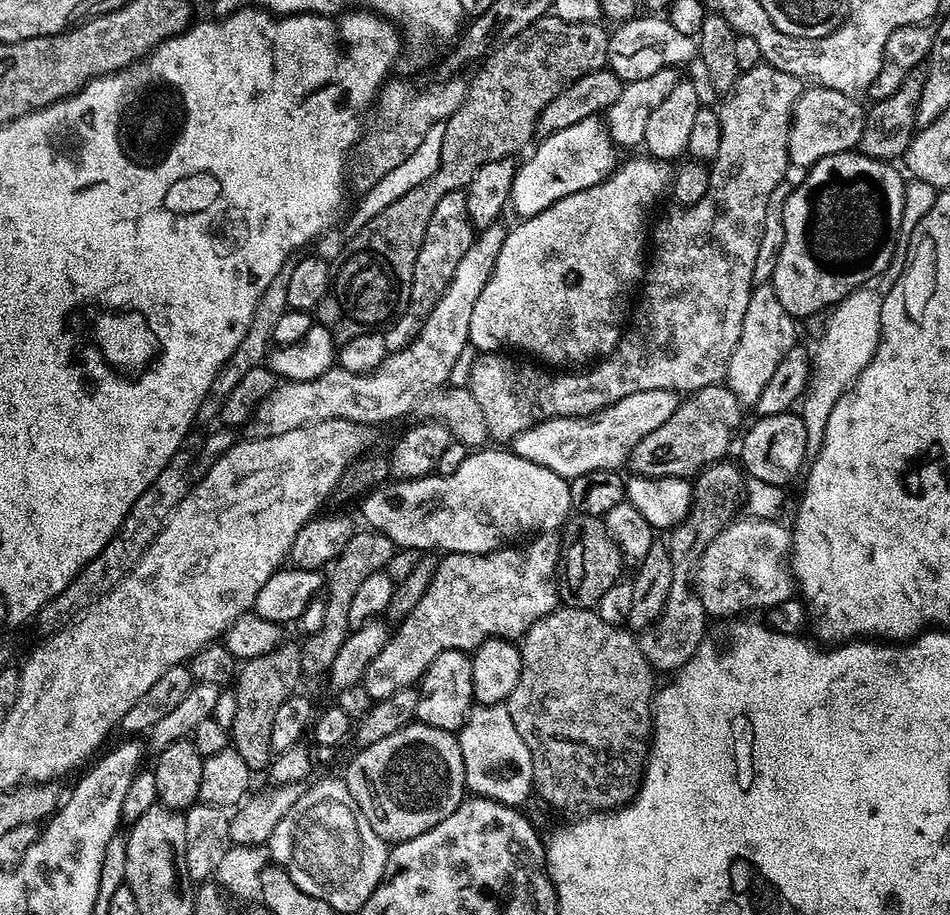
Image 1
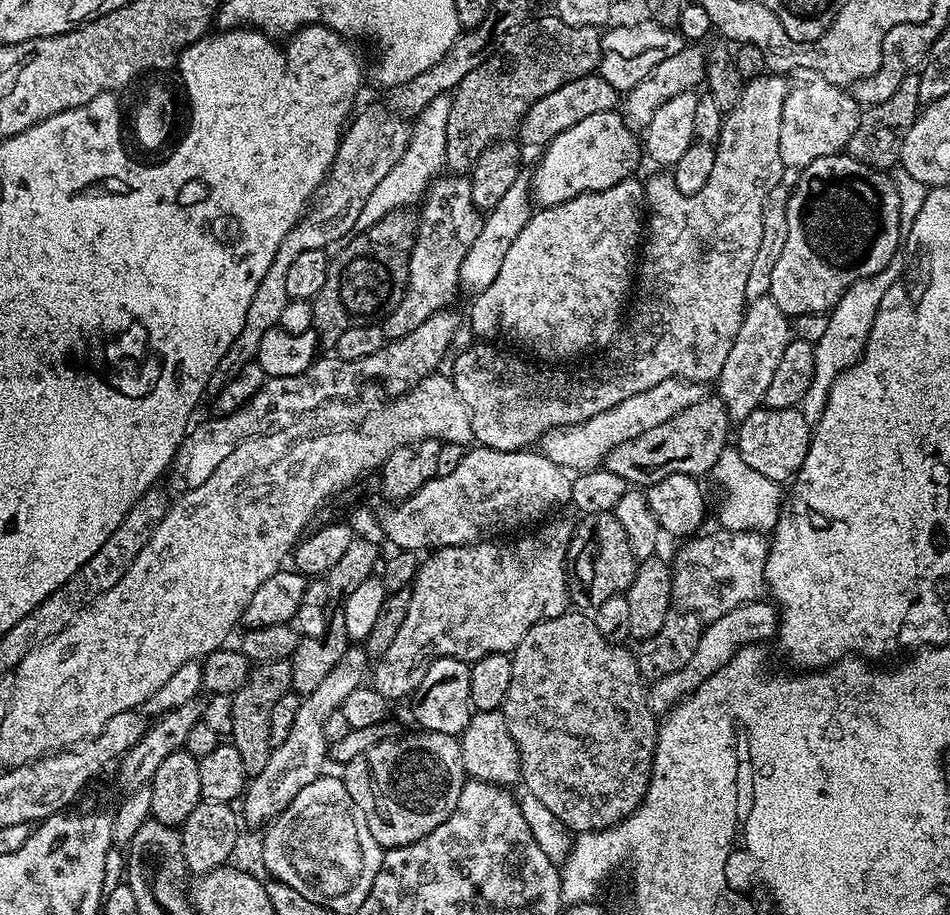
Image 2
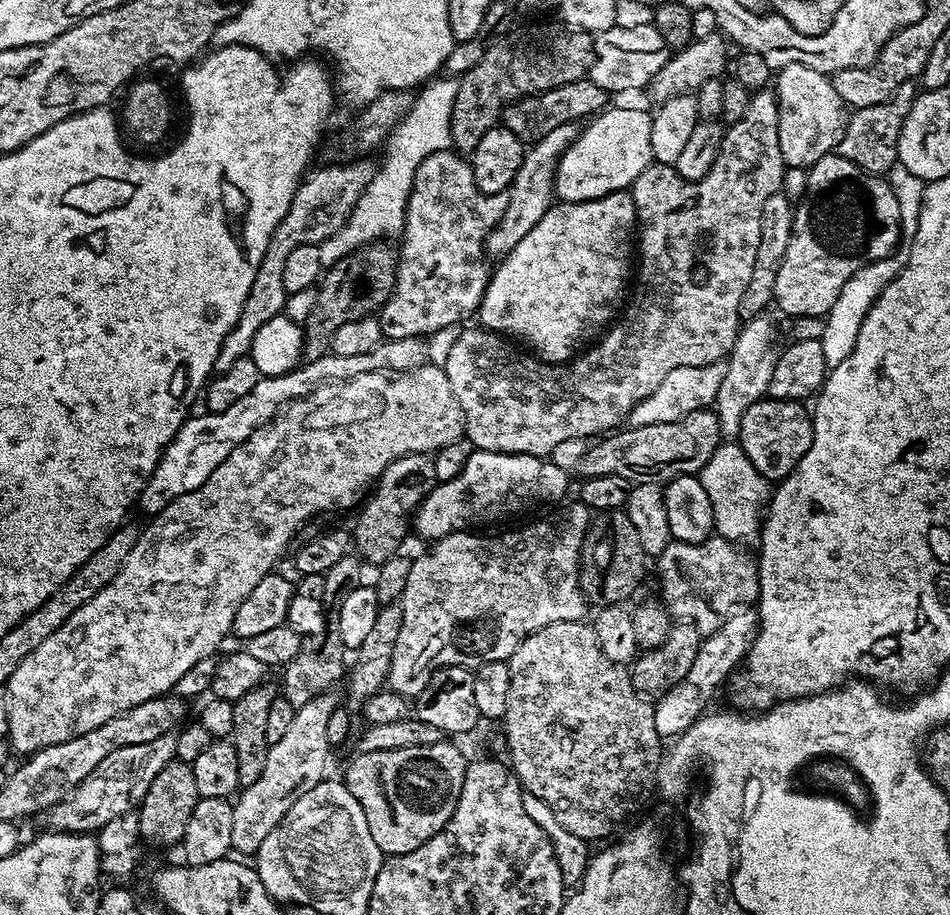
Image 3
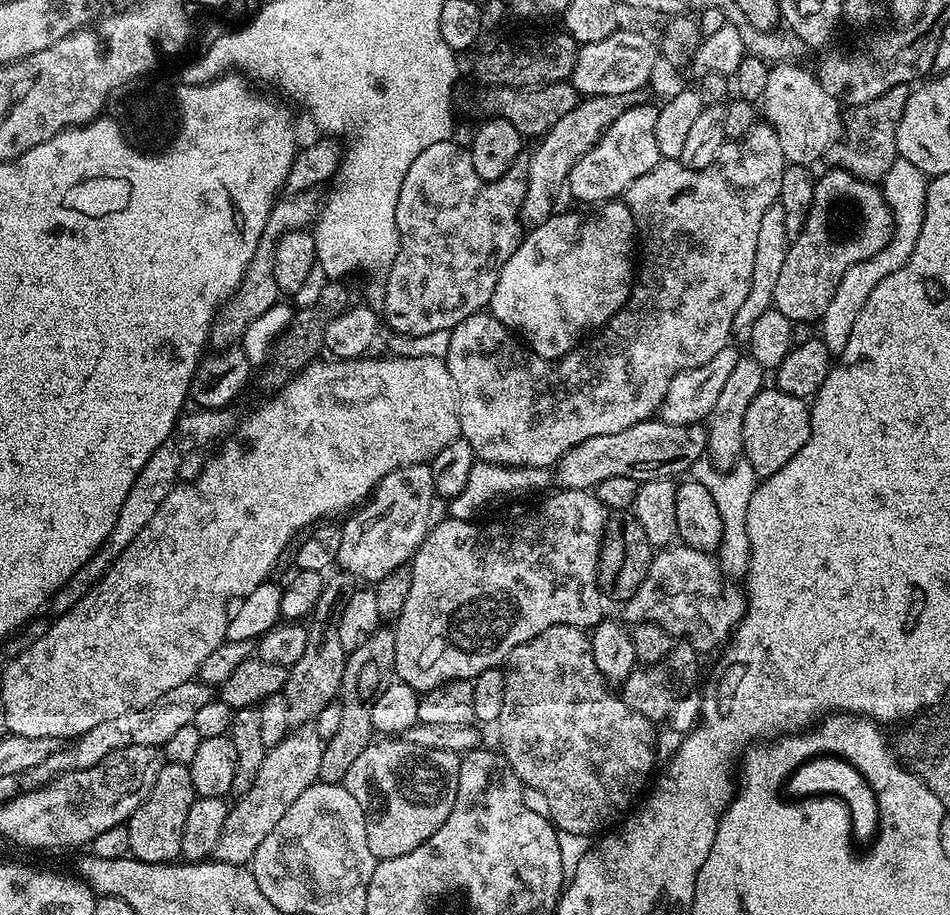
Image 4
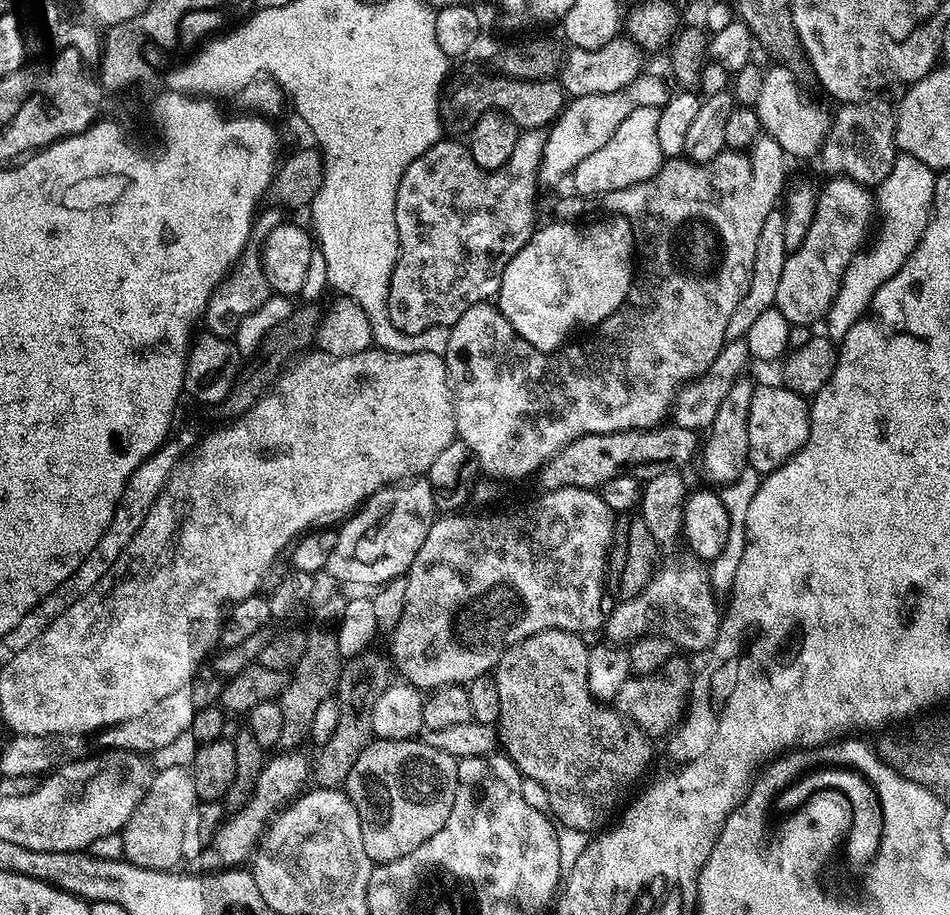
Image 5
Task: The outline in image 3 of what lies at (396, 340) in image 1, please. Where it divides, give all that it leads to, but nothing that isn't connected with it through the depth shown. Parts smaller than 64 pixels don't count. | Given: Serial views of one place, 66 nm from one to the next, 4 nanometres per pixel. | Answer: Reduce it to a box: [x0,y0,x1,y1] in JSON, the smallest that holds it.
[378,150,508,338]

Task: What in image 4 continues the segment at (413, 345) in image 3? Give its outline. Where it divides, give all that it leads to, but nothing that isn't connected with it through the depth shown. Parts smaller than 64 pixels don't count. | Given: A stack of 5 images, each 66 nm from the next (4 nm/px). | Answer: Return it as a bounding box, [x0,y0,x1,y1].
[50,407,238,613]

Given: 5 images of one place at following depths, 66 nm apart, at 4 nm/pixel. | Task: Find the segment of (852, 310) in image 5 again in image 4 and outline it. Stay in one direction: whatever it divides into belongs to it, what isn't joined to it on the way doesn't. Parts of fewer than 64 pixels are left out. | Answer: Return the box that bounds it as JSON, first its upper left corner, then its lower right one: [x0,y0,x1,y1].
[818,158,929,354]

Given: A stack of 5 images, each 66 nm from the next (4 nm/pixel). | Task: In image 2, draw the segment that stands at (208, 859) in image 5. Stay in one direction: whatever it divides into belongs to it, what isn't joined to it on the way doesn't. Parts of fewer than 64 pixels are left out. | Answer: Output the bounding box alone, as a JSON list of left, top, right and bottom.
[242,646,370,825]

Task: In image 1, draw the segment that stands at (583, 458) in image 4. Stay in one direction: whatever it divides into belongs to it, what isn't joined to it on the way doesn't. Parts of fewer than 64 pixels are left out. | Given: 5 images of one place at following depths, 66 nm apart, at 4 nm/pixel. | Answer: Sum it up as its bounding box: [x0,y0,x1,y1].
[627,383,742,477]

